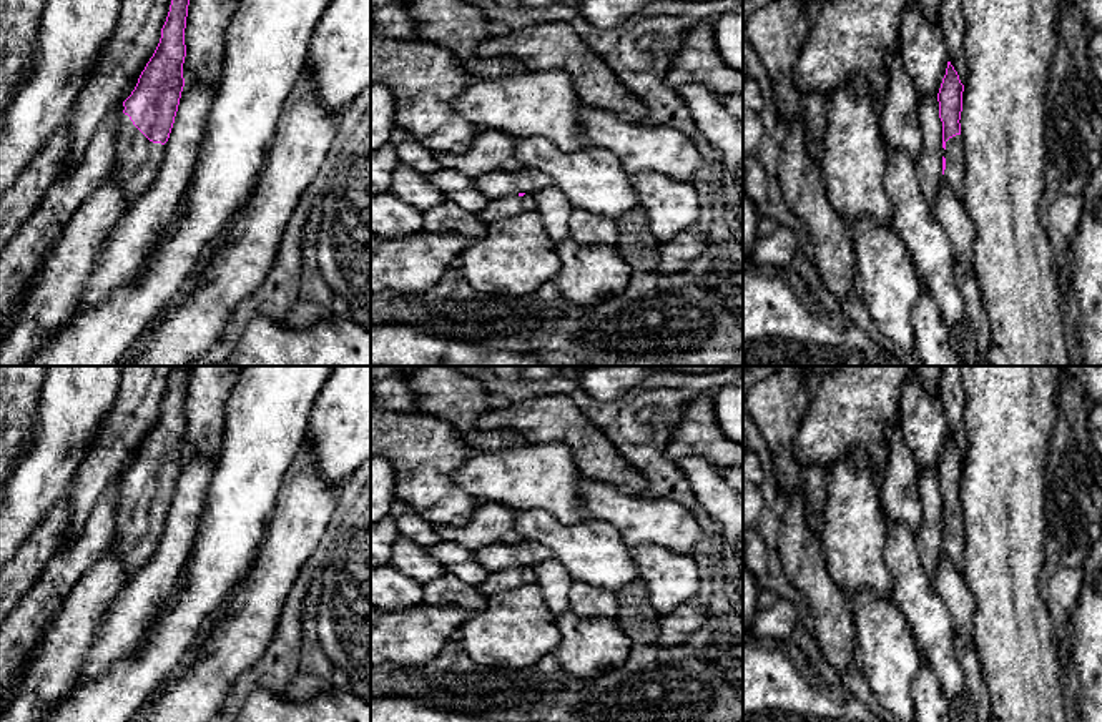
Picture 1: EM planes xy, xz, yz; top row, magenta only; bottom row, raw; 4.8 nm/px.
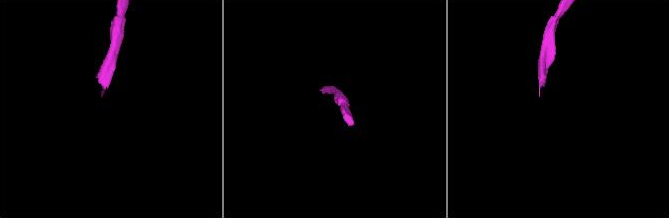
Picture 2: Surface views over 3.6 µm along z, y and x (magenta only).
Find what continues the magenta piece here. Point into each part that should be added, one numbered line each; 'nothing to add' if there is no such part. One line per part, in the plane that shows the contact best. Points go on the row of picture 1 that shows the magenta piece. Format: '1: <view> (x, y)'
1: xy (137, 162)

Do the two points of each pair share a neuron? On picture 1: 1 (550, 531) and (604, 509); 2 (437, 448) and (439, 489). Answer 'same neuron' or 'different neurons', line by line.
1: different neurons
2: same neuron

